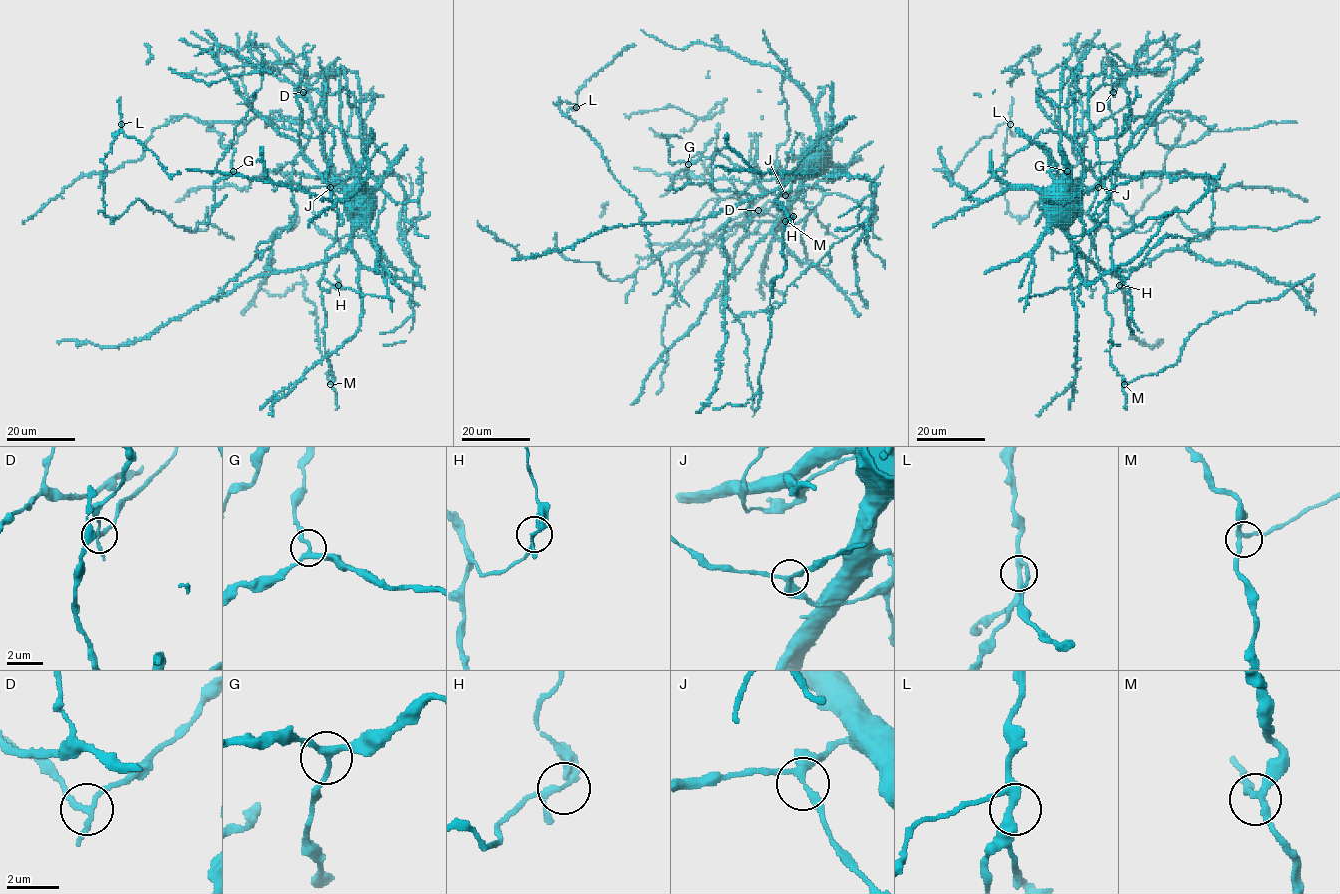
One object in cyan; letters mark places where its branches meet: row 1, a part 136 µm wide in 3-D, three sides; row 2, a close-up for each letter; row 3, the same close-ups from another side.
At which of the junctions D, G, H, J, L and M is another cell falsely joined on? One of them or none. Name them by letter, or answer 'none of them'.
D

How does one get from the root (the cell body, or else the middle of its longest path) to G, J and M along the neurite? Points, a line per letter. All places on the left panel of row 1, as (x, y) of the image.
G: (353, 210), (347, 206), (347, 193), (336, 182), (304, 188), (287, 182), (249, 179), (233, 171)
J: (353, 210), (347, 206), (347, 193), (339, 184), (335, 182), (330, 187)
M: (353, 210), (344, 190), (331, 183), (338, 226), (336, 241), (325, 251), (319, 283), (330, 384)

